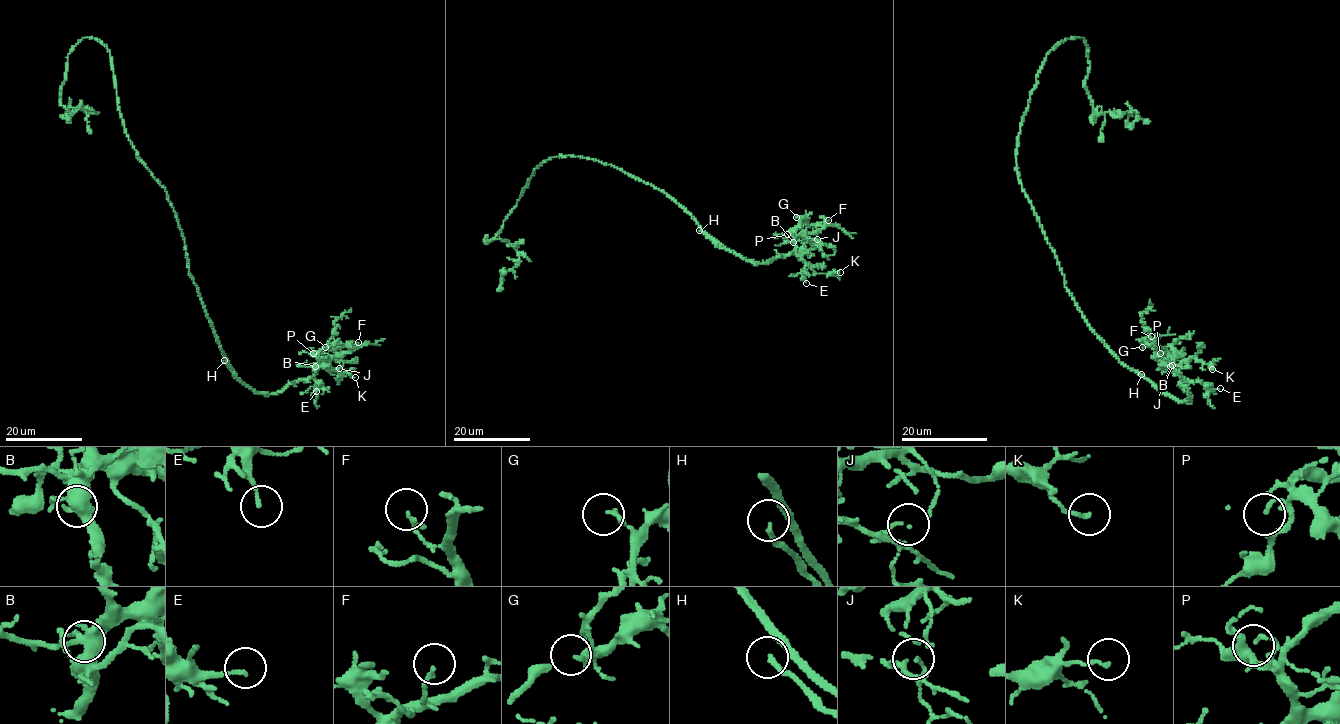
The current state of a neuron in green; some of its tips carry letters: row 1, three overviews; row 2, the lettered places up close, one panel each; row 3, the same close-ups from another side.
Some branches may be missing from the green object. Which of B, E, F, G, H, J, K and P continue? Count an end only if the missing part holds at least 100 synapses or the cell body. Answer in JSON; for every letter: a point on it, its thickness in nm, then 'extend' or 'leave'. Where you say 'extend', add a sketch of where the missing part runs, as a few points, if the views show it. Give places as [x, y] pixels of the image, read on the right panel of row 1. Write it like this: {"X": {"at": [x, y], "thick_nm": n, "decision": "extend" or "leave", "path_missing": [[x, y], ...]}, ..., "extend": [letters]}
{"B": {"at": [1170, 366], "thick_nm": 80, "decision": "leave"}, "E": {"at": [1220, 388], "thick_nm": 130, "decision": "leave"}, "F": {"at": [1151, 336], "thick_nm": 130, "decision": "leave"}, "G": {"at": [1142, 347], "thick_nm": 80, "decision": "leave"}, "H": {"at": [1141, 374], "thick_nm": 170, "decision": "extend", "path_missing": [[1141, 374], [1138, 372], [1173, 352], [1189, 335], [1188, 325], [1172, 320], [1124, 284], [1103, 281], [1096, 277]]}, "J": {"at": [1172, 365], "thick_nm": 50, "decision": "leave"}, "K": {"at": [1212, 369], "thick_nm": 130, "decision": "leave"}, "P": {"at": [1160, 353], "thick_nm": 130, "decision": "leave"}, "extend": ["H"]}

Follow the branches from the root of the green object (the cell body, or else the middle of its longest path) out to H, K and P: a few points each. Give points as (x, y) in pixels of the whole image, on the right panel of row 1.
H: (1040, 222), (1064, 275), (1065, 288), (1085, 320), (1118, 360), (1143, 377), (1141, 374)
K: (1040, 222), (1065, 288), (1120, 362), (1180, 401), (1192, 396), (1180, 364), (1197, 358), (1212, 369)
P: (1040, 222), (1065, 288), (1097, 337), (1160, 391), (1189, 400), (1185, 381), (1160, 359), (1160, 353)

